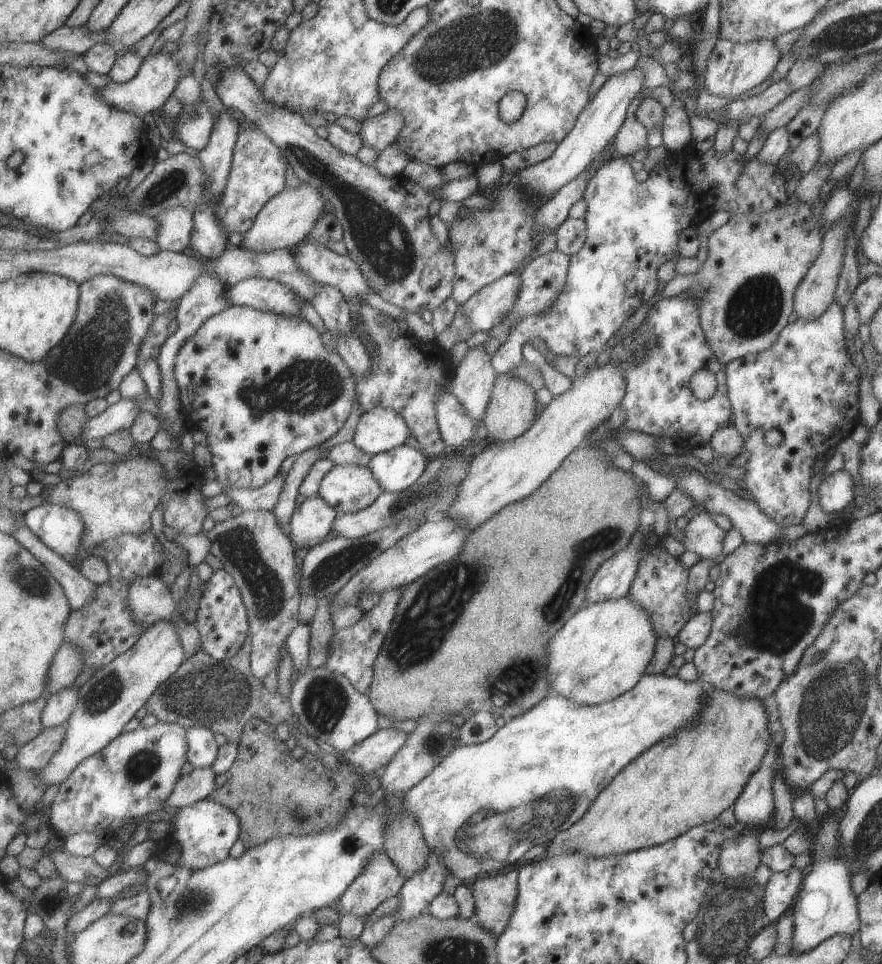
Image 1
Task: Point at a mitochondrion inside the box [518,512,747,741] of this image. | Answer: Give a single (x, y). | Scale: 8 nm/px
(608, 538)

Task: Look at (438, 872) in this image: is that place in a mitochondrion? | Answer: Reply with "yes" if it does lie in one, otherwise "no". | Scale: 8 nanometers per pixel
no

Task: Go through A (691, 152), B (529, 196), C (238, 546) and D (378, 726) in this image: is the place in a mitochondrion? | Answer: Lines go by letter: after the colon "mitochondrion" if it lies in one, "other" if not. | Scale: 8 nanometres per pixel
A: other
B: other
C: mitochondrion
D: other

